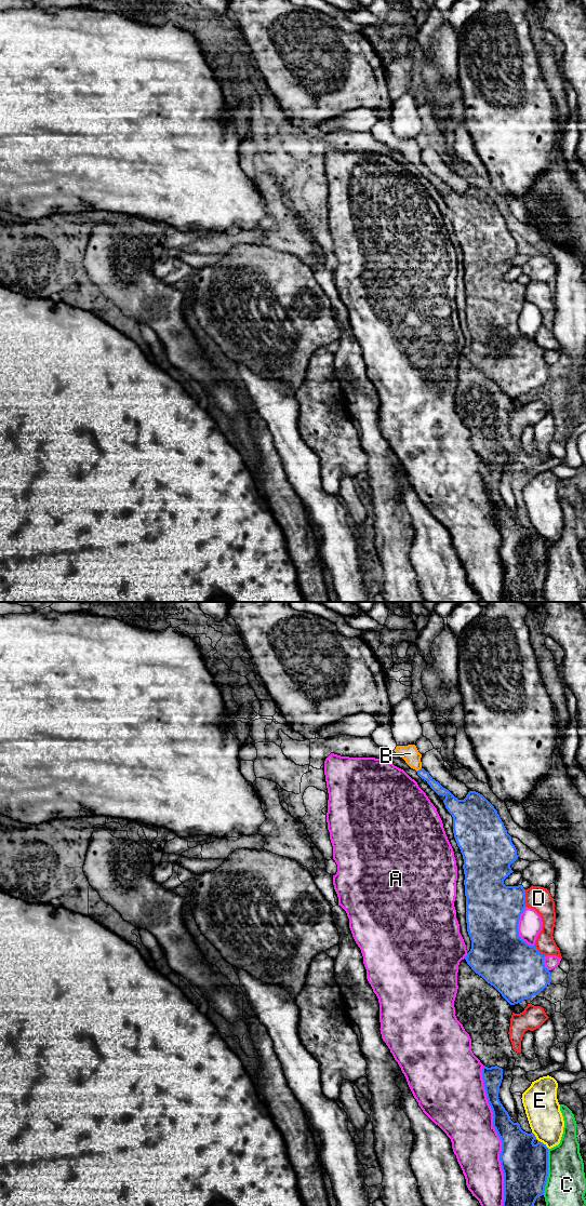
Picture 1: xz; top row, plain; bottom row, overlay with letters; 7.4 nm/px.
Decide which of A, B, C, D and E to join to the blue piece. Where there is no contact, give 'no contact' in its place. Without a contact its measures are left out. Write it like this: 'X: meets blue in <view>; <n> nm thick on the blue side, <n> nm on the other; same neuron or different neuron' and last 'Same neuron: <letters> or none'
A: meets blue in xz; 320 nm thick on the blue side, 360 nm on the other; different neuron
B: meets blue in xz; 70 nm thick on the blue side, 130 nm on the other; same neuron
C: meets blue in xz; 340 nm thick on the blue side, 300 nm on the other; different neuron
D: meets blue in xz; 400 nm thick on the blue side, 180 nm on the other; different neuron
E: meets blue in xz; 340 nm thick on the blue side, 260 nm on the other; different neuron
Same neuron: B

